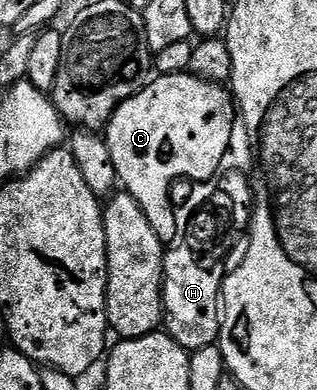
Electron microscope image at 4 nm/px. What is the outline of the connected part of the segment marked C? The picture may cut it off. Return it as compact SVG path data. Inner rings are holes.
M188 72L154 77L148 86L144 86L133 98L128 98L113 113L103 137L111 148L115 172L124 193L139 200L139 208L143 208L147 220L151 220L151 228L155 228L162 244L173 238L173 222L177 222L177 218L173 218L172 214L193 214L193 210L197 210L197 202L209 202L209 194L221 186L222 172L225 172L225 186L233 186L242 172L258 169L259 148L244 129L233 128L233 118L235 122L235 99L232 93L224 85L205 82L196 74ZM209 138L231 140L225 143L225 151L219 154L221 144L215 146L209 142Z

